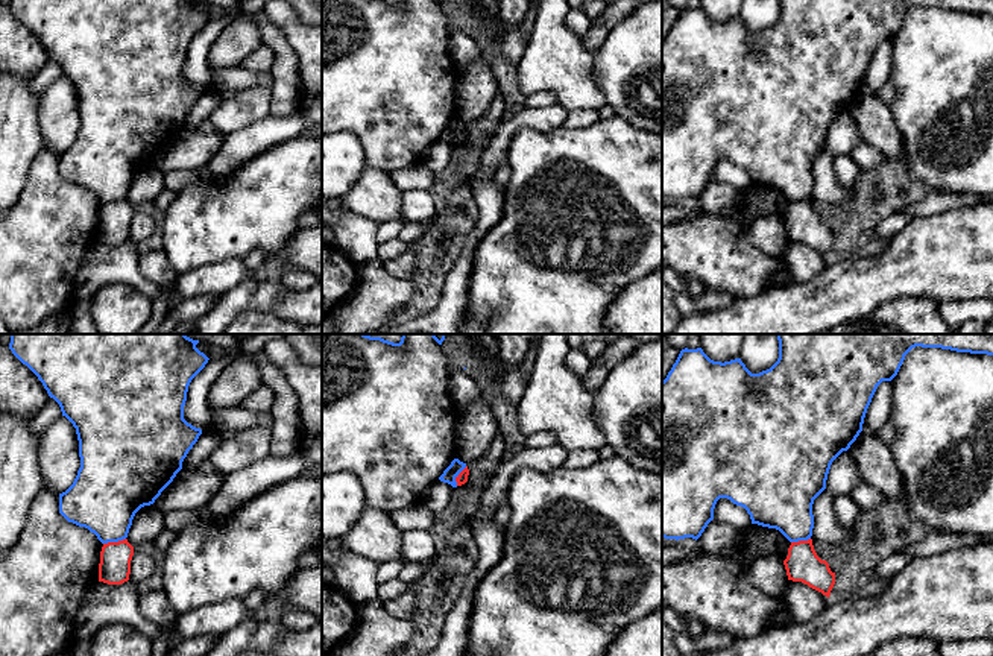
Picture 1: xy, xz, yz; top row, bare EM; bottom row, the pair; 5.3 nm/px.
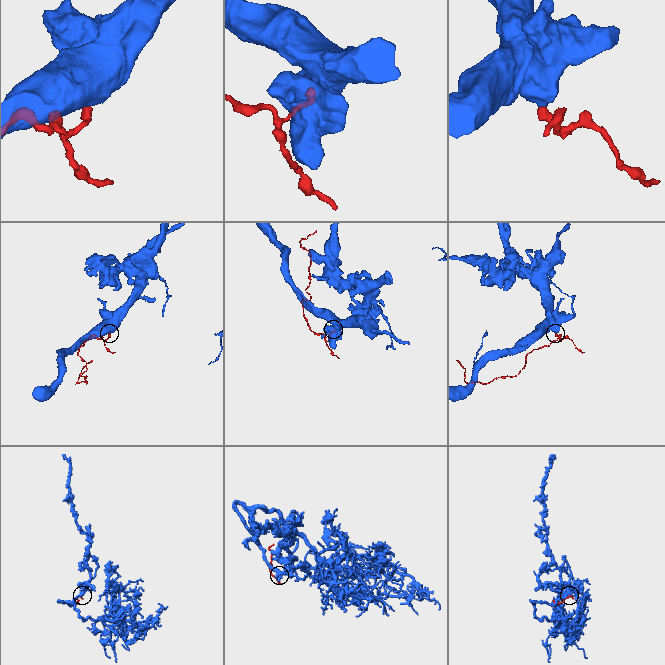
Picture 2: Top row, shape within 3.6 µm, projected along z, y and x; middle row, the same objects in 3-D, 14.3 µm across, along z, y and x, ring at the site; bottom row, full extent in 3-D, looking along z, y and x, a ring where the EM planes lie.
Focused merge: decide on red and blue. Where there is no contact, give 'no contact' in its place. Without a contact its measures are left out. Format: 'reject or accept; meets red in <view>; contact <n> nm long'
reject; meets red in xy; contact 120 nm long

